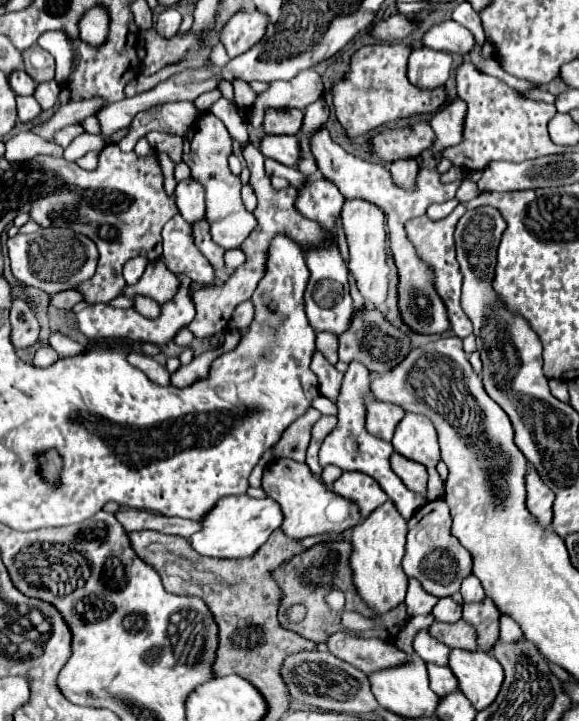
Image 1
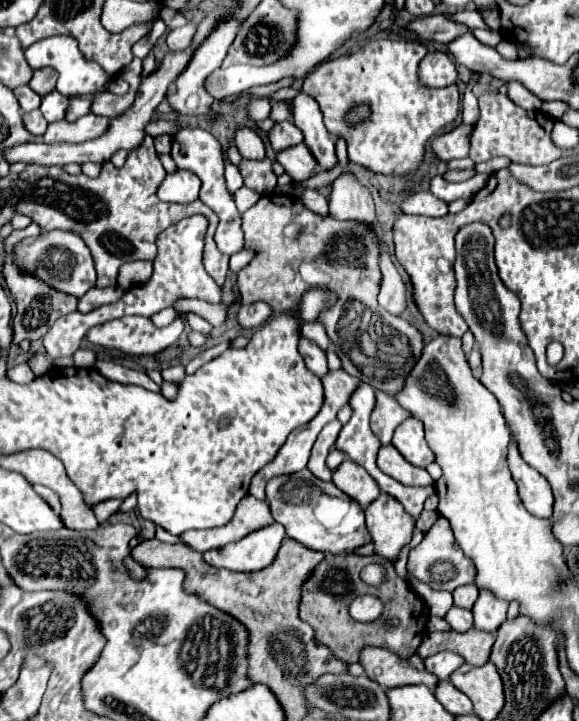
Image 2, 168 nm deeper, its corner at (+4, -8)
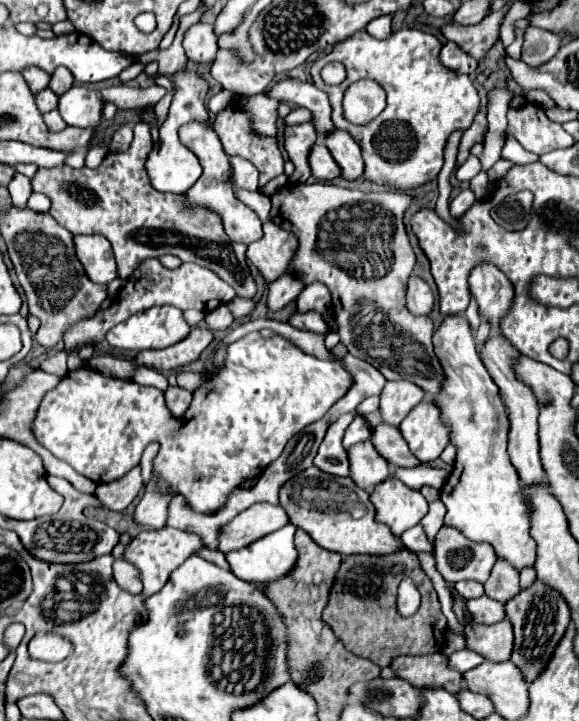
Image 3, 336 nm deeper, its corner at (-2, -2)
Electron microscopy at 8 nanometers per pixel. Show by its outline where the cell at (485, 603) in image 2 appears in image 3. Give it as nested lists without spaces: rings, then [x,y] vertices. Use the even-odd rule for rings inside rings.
[[[497,560],[489,580],[485,582],[485,594],[493,600],[501,600],[503,604],[511,600],[519,592],[519,570],[513,568],[507,560]]]

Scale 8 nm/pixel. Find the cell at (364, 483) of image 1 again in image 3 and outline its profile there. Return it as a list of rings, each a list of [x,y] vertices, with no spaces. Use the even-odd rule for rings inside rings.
[[[371,440],[353,444],[349,448],[349,460],[351,460],[351,478],[357,480],[359,488],[371,490],[381,480],[387,480],[391,476],[391,464],[375,450]]]

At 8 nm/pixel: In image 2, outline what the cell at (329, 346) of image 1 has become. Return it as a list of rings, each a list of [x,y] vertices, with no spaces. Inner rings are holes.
[[[303,322],[301,324],[301,334],[305,338],[309,338],[311,342],[315,342],[321,350],[327,350],[331,346],[331,340],[325,332],[325,326],[321,322]]]

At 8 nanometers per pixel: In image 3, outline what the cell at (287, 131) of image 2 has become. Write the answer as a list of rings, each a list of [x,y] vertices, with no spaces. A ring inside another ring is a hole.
[[[311,122],[307,124],[297,124],[297,126],[287,126],[285,128],[285,150],[289,154],[289,160],[295,164],[295,172],[289,178],[289,182],[307,182],[311,176],[309,168],[309,152],[311,146],[317,140],[317,130]]]

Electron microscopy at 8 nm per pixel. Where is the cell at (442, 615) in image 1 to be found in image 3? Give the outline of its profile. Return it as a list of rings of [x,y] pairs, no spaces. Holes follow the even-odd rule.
[[[489,596],[469,600],[467,610],[471,612],[473,622],[477,622],[477,624],[495,624],[505,618],[505,604],[493,600]]]

